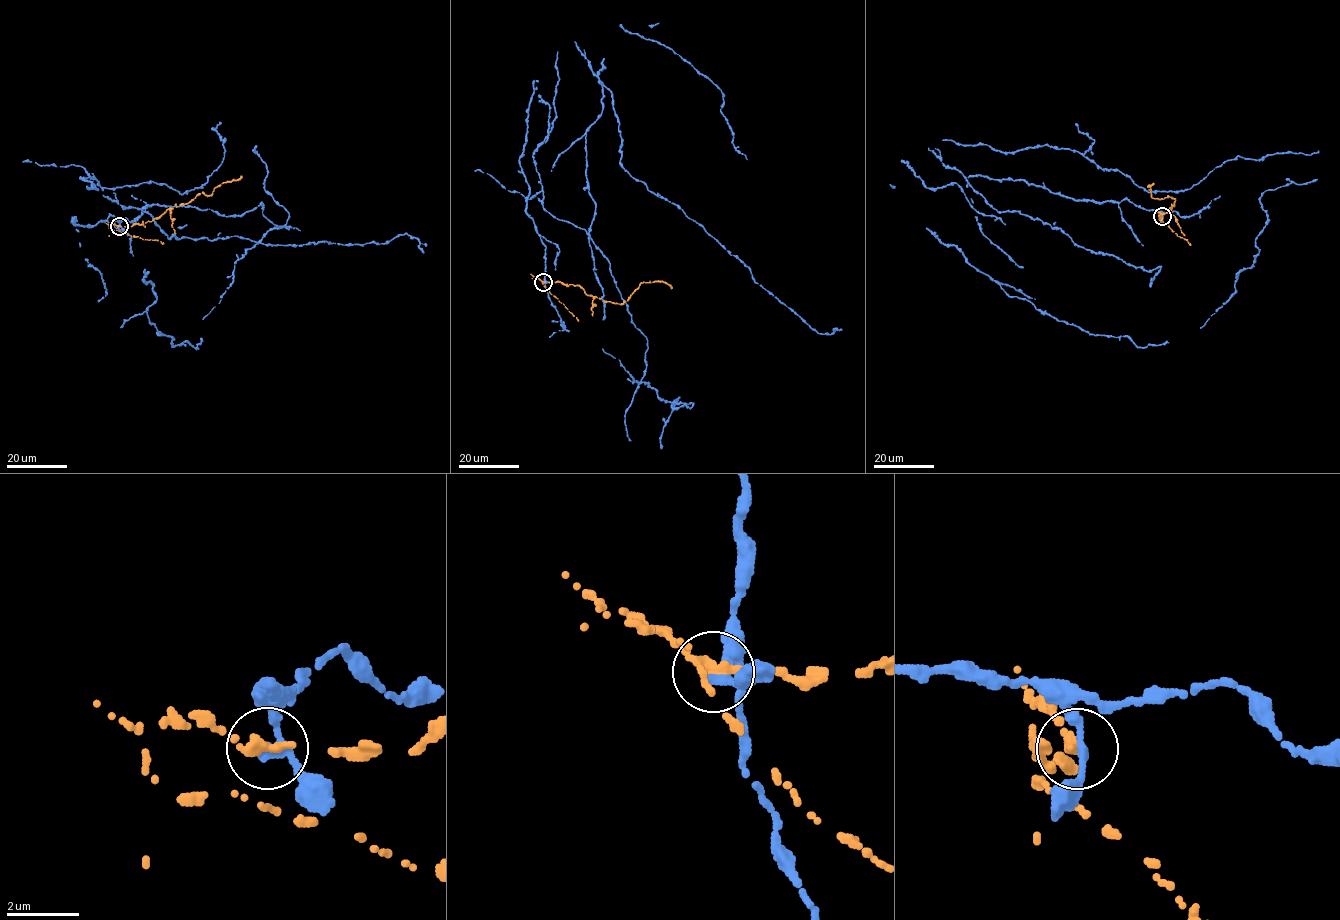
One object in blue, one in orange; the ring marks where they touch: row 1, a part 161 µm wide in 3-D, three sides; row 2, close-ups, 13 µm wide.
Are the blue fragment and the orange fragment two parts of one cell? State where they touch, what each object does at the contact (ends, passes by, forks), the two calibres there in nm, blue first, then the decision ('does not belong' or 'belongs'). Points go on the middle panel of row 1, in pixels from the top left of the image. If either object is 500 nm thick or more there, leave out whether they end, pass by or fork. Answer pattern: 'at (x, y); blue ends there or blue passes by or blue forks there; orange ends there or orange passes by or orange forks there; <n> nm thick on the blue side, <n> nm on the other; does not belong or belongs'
at (543, 282); blue passes by; orange ends there; 240 nm thick on the blue side, 380 nm on the other; does not belong

